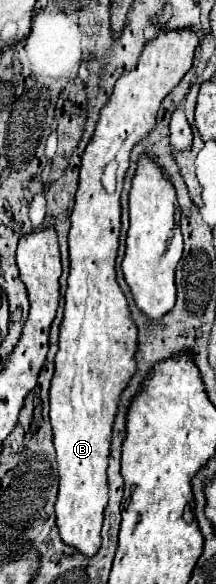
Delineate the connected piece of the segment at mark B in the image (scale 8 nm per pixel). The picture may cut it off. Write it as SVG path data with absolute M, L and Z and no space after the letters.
M190 28L160 30L154 40L148 40L134 70L122 74L114 86L108 104L100 110L100 118L90 144L84 150L80 166L80 186L76 192L76 206L72 212L72 228L68 234L70 246L70 276L66 290L64 320L60 326L60 348L56 354L56 372L50 388L50 418L54 430L54 446L58 460L60 488L54 504L56 528L60 540L86 558L92 558L100 548L100 528L104 518L104 508L108 502L108 456L112 442L112 426L118 412L118 402L132 376L136 374L136 350L138 350L138 330L130 318L130 308L126 296L116 280L114 260L120 236L120 192L124 184L126 170L130 166L130 150L134 144L148 136L156 126L156 112L164 96L184 78L192 68L194 50L198 46L198 34Z

